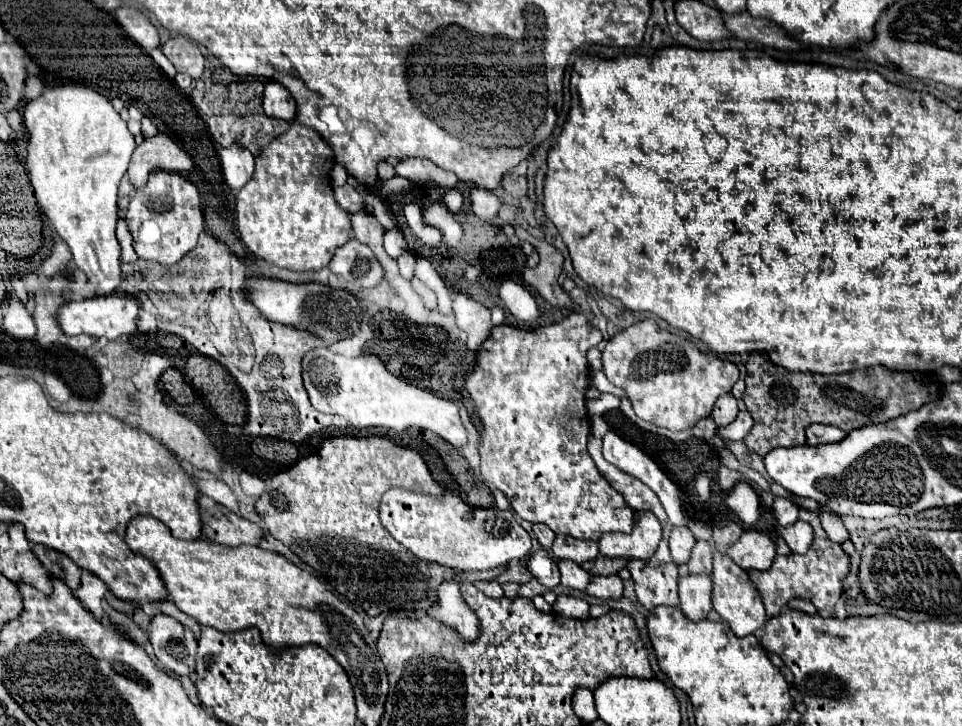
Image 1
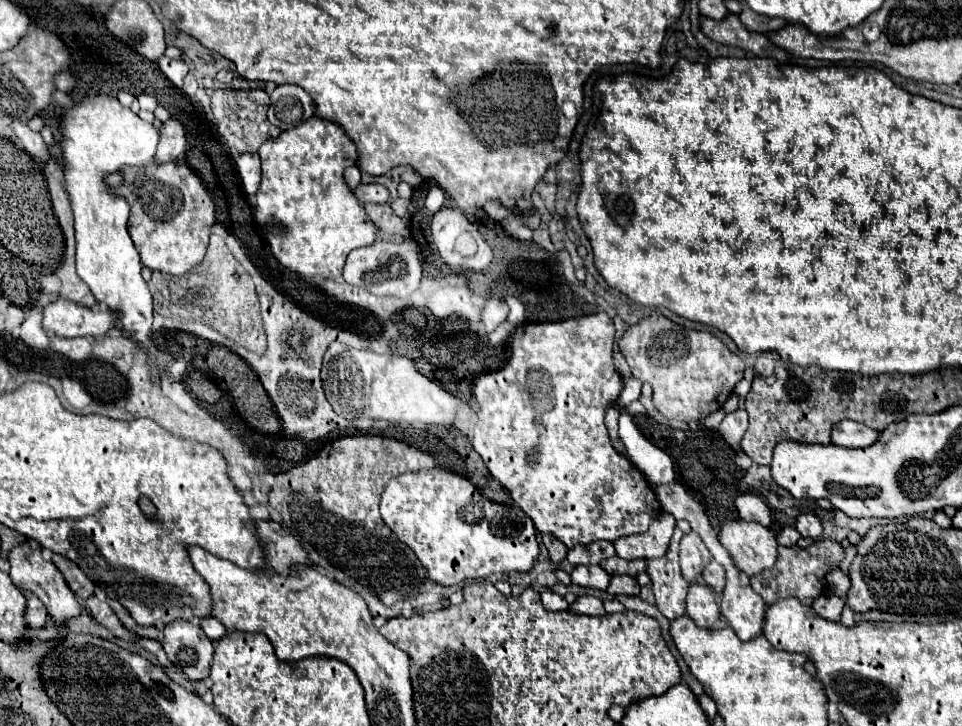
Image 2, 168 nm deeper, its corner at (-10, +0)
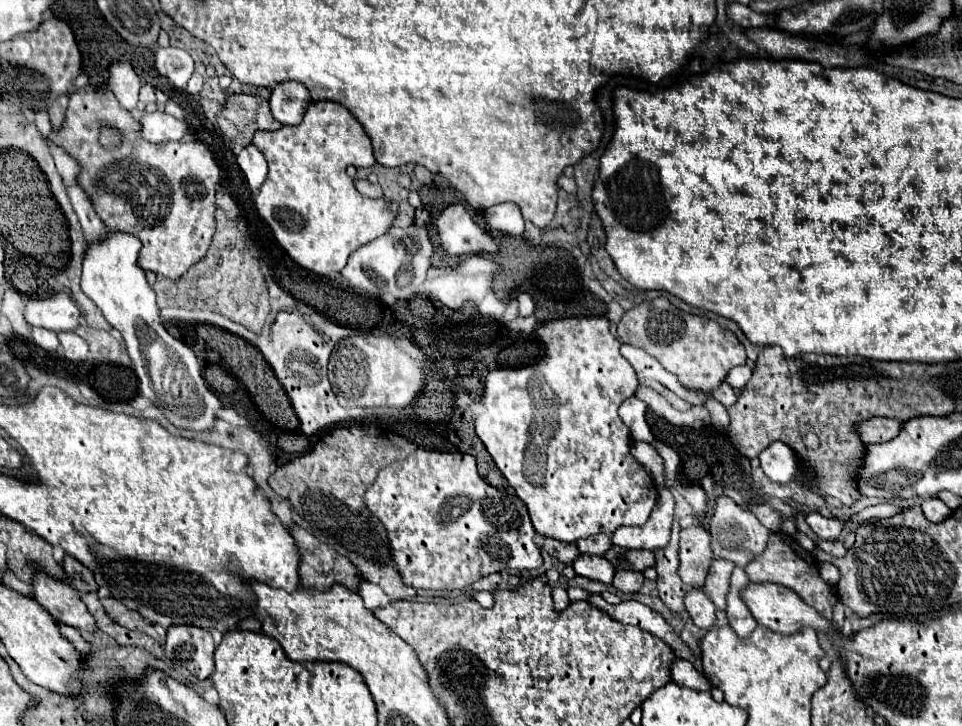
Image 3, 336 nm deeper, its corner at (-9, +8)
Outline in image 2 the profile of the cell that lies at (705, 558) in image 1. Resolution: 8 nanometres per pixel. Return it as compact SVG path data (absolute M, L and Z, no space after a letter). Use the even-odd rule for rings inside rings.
M710 562L706 568L704 568L704 572L702 572L702 578L704 578L704 582L706 584L710 584L714 590L716 590L716 594L722 594L722 590L724 590L724 568L718 564L718 562Z

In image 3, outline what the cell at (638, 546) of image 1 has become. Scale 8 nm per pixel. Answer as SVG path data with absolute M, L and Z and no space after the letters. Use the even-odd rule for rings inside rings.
M661 490L655 508L651 510L645 526L623 526L615 530L613 544L621 548L647 548L659 550L667 546L671 536L671 522L675 512L675 500L669 490Z

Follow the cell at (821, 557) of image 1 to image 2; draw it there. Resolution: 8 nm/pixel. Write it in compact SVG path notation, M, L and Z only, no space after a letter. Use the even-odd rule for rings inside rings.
M830 538L814 540L812 546L808 546L806 550L798 548L798 546L792 546L792 548L780 546L778 548L778 560L776 560L776 564L772 568L768 568L768 570L752 576L750 584L764 598L764 602L768 606L776 604L782 598L798 598L802 604L810 606L812 600L816 596L824 594L824 590L828 588L826 574L830 570L838 568L842 560L844 560L844 548L840 543Z

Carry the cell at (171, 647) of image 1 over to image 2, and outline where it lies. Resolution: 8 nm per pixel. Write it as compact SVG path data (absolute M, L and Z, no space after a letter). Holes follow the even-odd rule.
M180 620L162 630L162 646L172 664L180 666L190 680L204 680L210 674L214 646L200 626Z

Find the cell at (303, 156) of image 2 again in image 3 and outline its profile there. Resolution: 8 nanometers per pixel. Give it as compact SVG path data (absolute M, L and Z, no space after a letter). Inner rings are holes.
M321 100L317 104L311 102L299 126L283 126L275 132L257 132L253 138L253 144L265 154L269 162L269 176L259 188L255 206L261 218L271 226L277 242L299 266L319 276L327 276L327 278L335 276L345 268L347 258L359 246L379 238L391 228L397 216L397 206L385 198L373 200L373 198L361 196L353 180L345 174L345 168L349 164L361 166L361 168L375 164L371 138L345 106L337 102L329 102L329 100Z

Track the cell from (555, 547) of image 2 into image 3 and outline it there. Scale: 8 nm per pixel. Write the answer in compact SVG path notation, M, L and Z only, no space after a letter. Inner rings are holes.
M545 538L543 542L543 550L547 554L551 554L553 558L557 558L563 564L573 564L579 556L579 550L575 544L567 544L567 542L555 542L553 538Z

